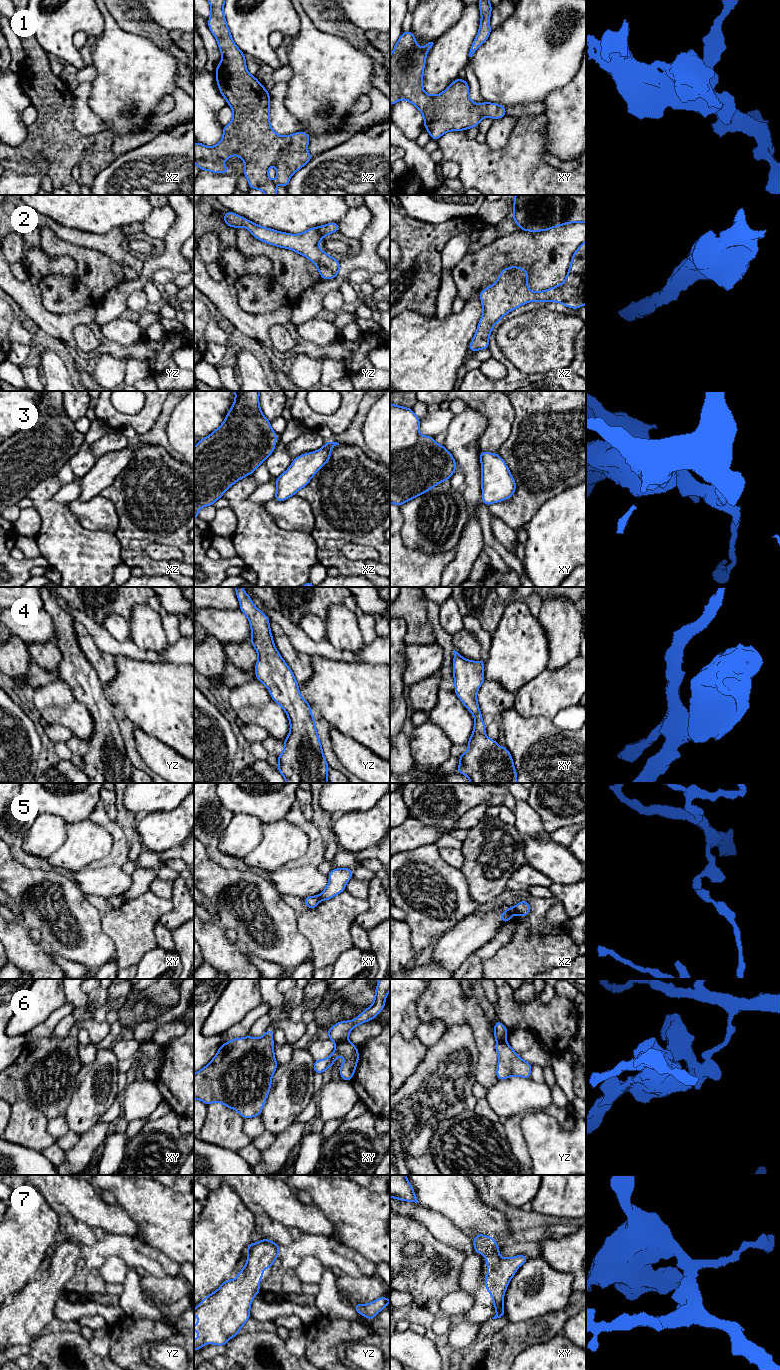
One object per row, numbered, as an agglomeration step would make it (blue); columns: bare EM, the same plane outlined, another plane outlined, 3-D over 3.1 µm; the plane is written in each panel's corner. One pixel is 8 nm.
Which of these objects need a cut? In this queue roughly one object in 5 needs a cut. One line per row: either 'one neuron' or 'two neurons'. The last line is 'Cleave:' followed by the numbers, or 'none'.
1: one neuron
2: one neuron
3: one neuron
4: one neuron
5: two neurons
6: two neurons
7: one neuron
Cleave: 5, 6

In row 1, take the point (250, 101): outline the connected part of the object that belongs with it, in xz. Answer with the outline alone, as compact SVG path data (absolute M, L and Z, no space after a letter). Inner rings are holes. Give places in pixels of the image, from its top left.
M207 0L211 6L208 27L217 40L222 60L216 68L216 81L222 96L233 109L232 121L223 126L222 140L215 146L208 147L196 142L194 144L194 164L200 170L213 173L228 173L230 168L221 163L237 155L245 163L244 176L250 189L259 189L266 195L277 195L277 185L268 176L272 165L276 166L277 182L287 188L291 176L305 166L313 157L307 145L310 137L303 131L289 136L278 135L270 126L270 96L256 77L249 74L243 52L234 43L224 16L225 0Z

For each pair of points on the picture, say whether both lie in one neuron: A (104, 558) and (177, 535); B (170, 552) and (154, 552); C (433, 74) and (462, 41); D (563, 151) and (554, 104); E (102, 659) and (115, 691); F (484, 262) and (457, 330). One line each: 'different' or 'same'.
A: different
B: same
C: same
D: same
E: different
F: different

